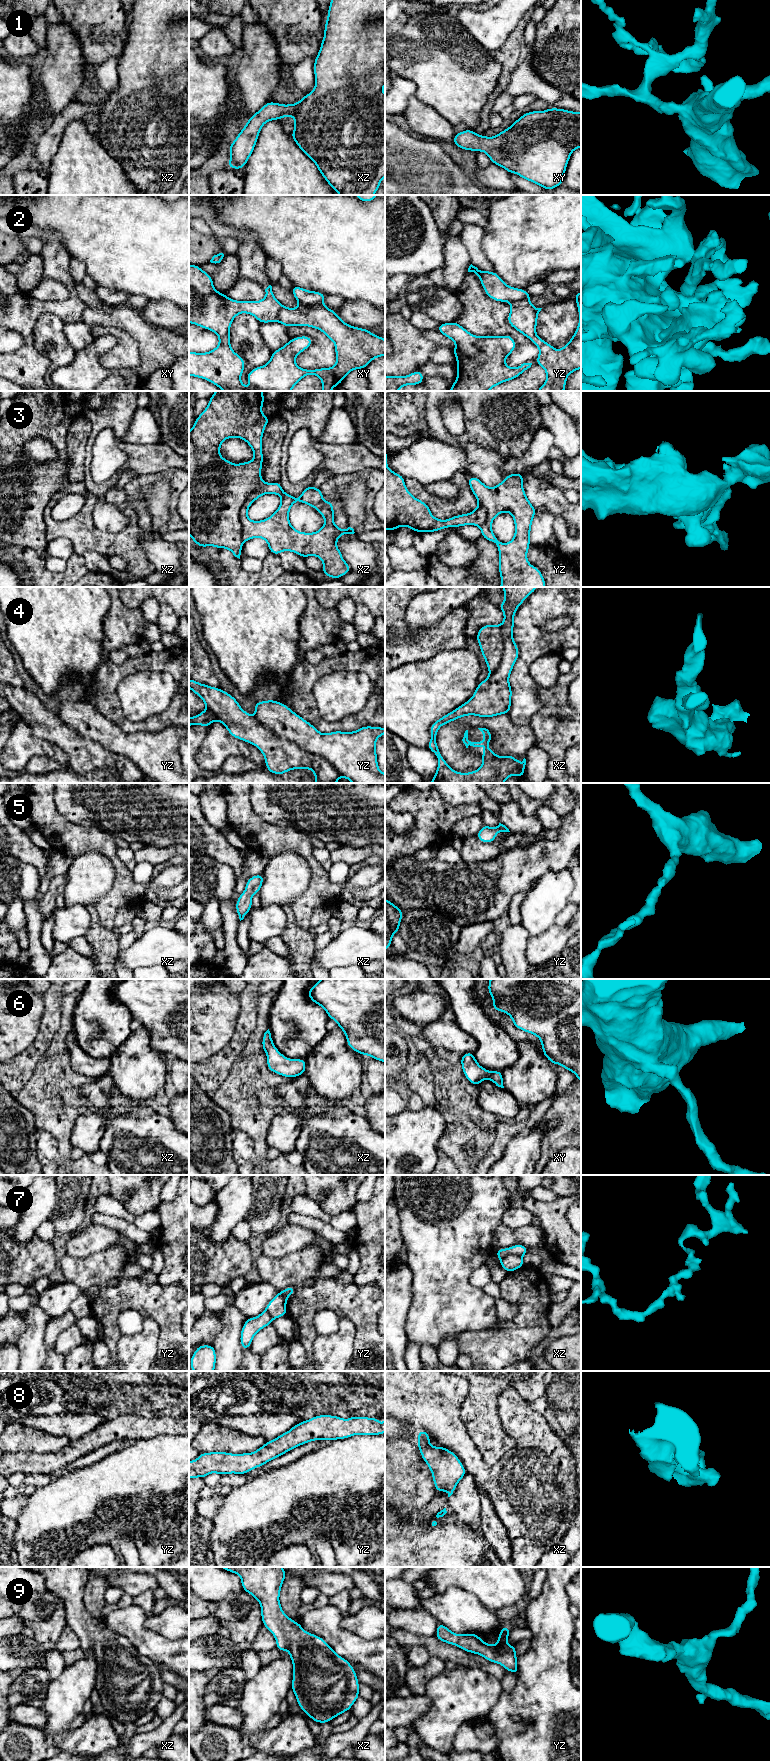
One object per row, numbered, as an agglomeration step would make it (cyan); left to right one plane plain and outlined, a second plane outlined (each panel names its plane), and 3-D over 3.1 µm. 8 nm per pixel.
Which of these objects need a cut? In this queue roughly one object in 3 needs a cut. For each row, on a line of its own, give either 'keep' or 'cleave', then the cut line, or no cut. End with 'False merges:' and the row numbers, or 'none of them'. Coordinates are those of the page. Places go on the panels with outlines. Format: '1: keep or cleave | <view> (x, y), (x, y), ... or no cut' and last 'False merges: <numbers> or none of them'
1: keep | no cut
2: keep | no cut
3: cleave | xz (265, 483), (248, 496), (240, 510), (239, 521), (243, 541)
4: cleave | yz (253, 717), (278, 736), (323, 757), (340, 776)
5: keep | no cut
6: keep | no cut
7: cleave | xz (521, 1255), (507, 1254), (500, 1260)
8: keep | no cut
9: keep | no cut
False merges: 3, 4, 7

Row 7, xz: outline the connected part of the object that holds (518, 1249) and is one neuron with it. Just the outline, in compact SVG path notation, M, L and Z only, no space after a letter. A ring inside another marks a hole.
M516 1244L510 1248L498 1249L495 1251L495 1253L496 1253L497 1257L501 1260L509 1254L514 1254L517 1256L523 1256L527 1253L527 1251L528 1251L528 1247L526 1247L522 1244Z

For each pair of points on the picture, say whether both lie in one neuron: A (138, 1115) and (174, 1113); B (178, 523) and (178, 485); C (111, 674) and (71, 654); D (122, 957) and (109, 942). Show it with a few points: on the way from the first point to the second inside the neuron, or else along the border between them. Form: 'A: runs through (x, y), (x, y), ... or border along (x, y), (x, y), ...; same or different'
A: border along (165, 1112), (178, 1130); different
B: runs through (173, 514), (174, 494); same
C: border along (101, 662), (94, 681), (88, 688); different
D: border along (119, 950), (114, 968); different

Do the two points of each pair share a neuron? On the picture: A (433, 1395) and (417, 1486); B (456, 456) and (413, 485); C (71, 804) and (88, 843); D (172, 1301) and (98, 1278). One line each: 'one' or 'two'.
A: two
B: two
C: two
D: one

